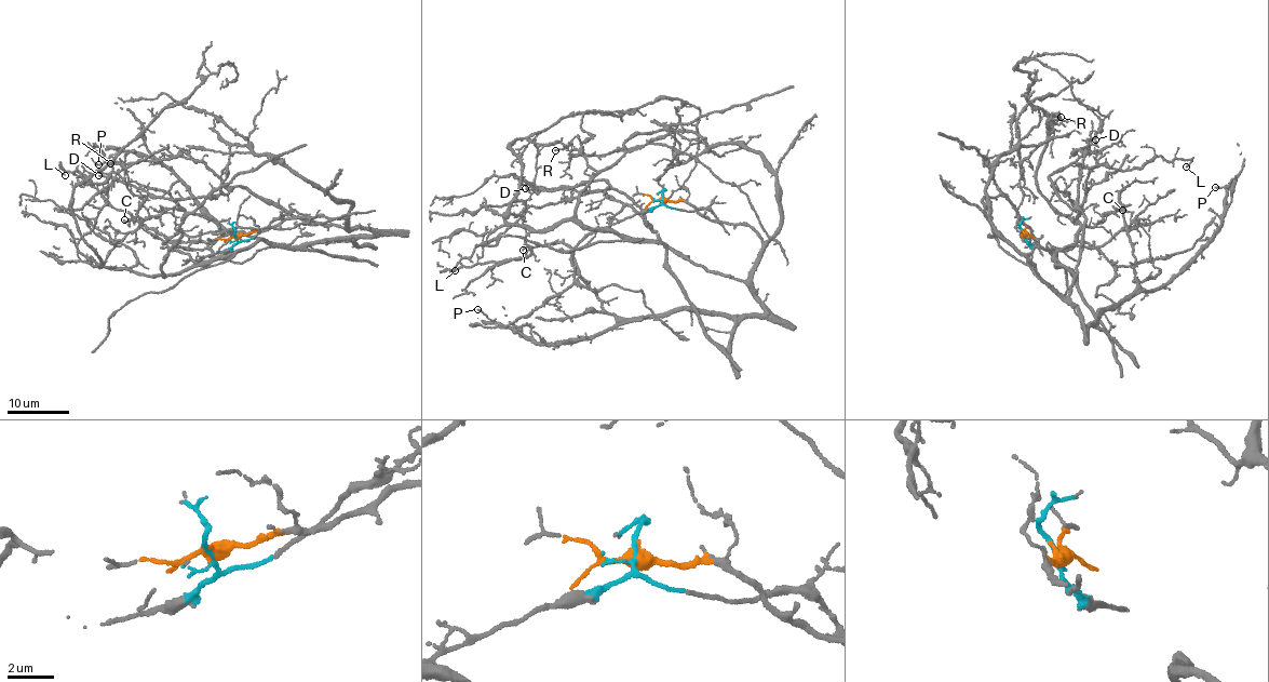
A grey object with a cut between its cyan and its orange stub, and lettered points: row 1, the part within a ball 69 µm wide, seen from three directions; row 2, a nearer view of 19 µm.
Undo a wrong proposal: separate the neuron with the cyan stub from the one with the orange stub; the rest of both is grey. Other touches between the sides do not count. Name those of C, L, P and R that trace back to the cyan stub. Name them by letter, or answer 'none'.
L, R

